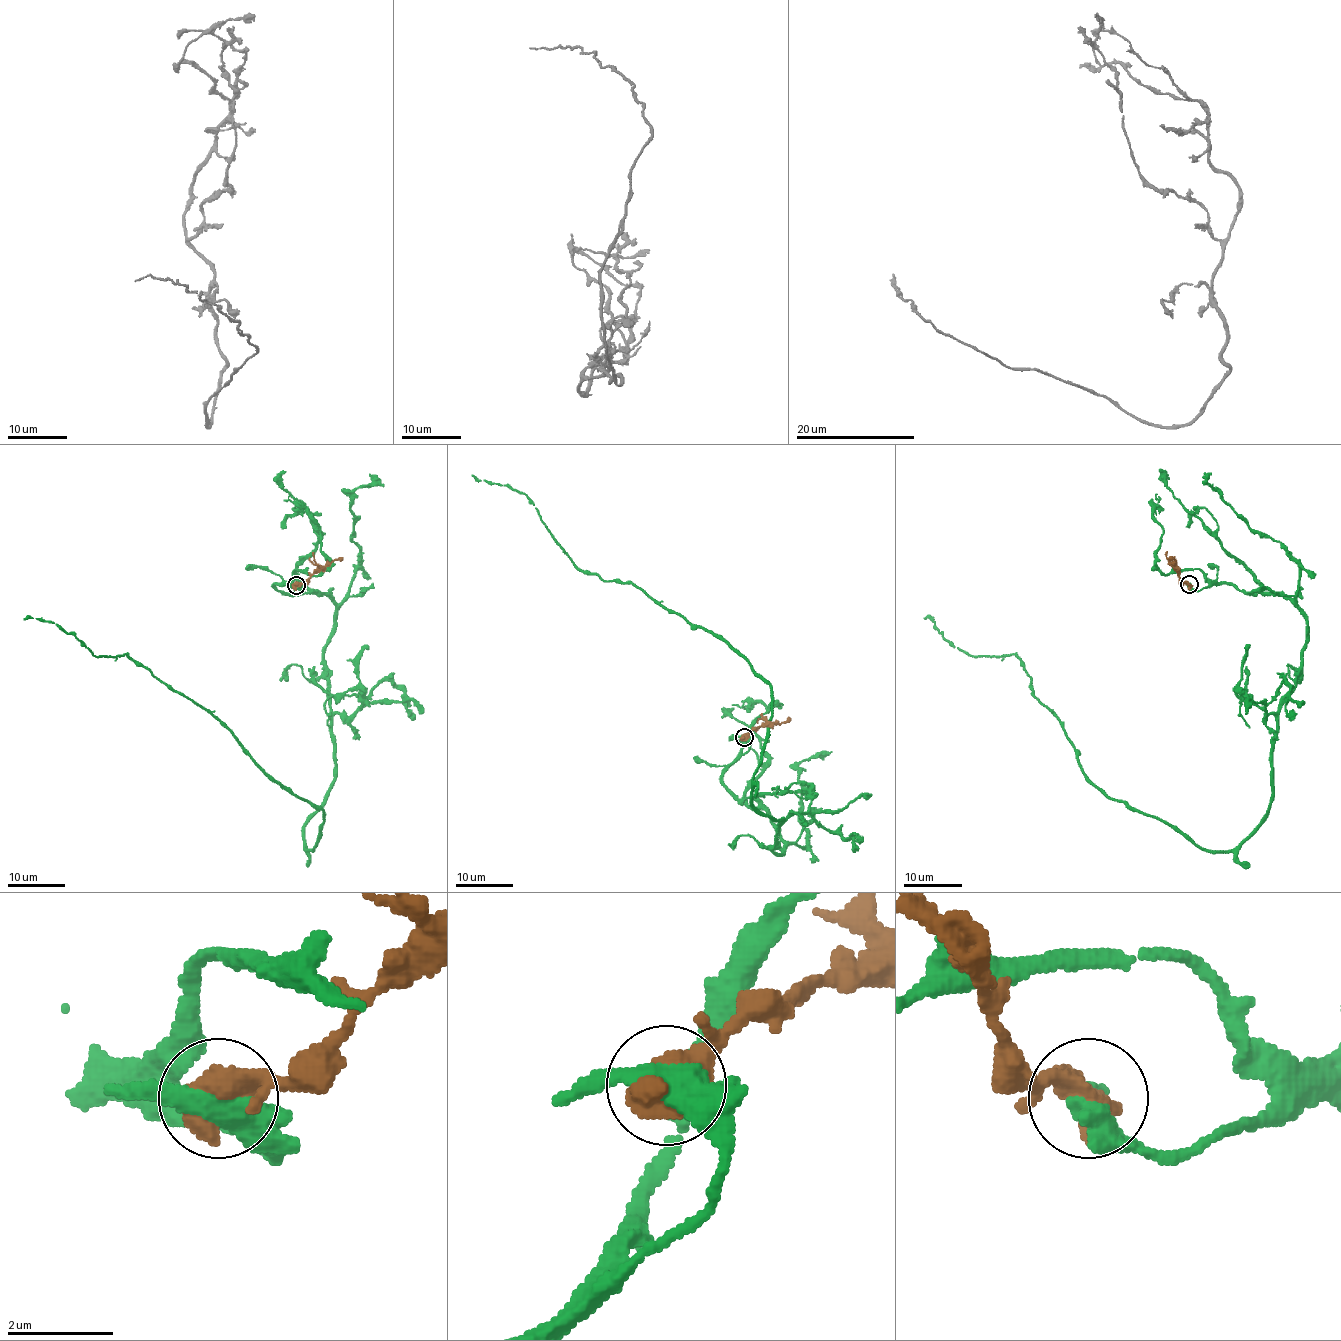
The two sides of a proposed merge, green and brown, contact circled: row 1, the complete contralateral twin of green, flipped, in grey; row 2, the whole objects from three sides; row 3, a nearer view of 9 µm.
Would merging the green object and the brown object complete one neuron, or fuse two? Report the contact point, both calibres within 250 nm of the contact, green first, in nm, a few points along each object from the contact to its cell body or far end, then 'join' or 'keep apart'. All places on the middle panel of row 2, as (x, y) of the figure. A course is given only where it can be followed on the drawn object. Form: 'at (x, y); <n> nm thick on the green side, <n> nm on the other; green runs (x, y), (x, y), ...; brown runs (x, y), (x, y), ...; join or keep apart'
at (744, 737); 440 nm thick on the green side, 800 nm on the other; green runs (744, 737), (722, 782), (781, 854), (752, 782), (771, 686), (471, 474); brown runs (744, 737), (754, 729), (781, 724), (791, 718); keep apart

